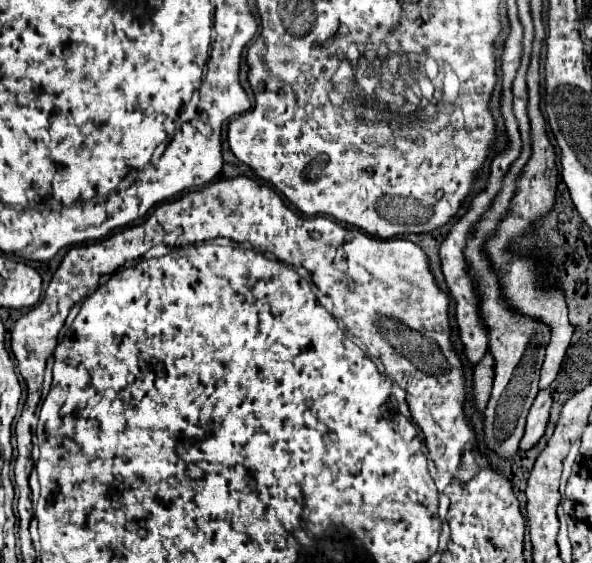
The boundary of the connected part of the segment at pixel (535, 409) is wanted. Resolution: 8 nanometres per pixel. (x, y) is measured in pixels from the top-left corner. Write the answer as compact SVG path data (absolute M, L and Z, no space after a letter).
M543 390L543 392L537 394L537 398L535 398L531 410L529 410L529 416L527 416L525 434L523 434L521 444L519 444L519 450L521 450L521 452L527 452L527 450L531 450L533 446L537 446L537 442L539 442L541 436L545 434L551 404L553 404L553 400L551 400L551 392L549 392L549 390Z

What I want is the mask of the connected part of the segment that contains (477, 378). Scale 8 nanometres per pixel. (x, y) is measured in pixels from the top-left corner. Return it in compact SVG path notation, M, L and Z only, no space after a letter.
M485 356L473 370L473 406L483 412L487 406L487 396L491 394L491 356Z

